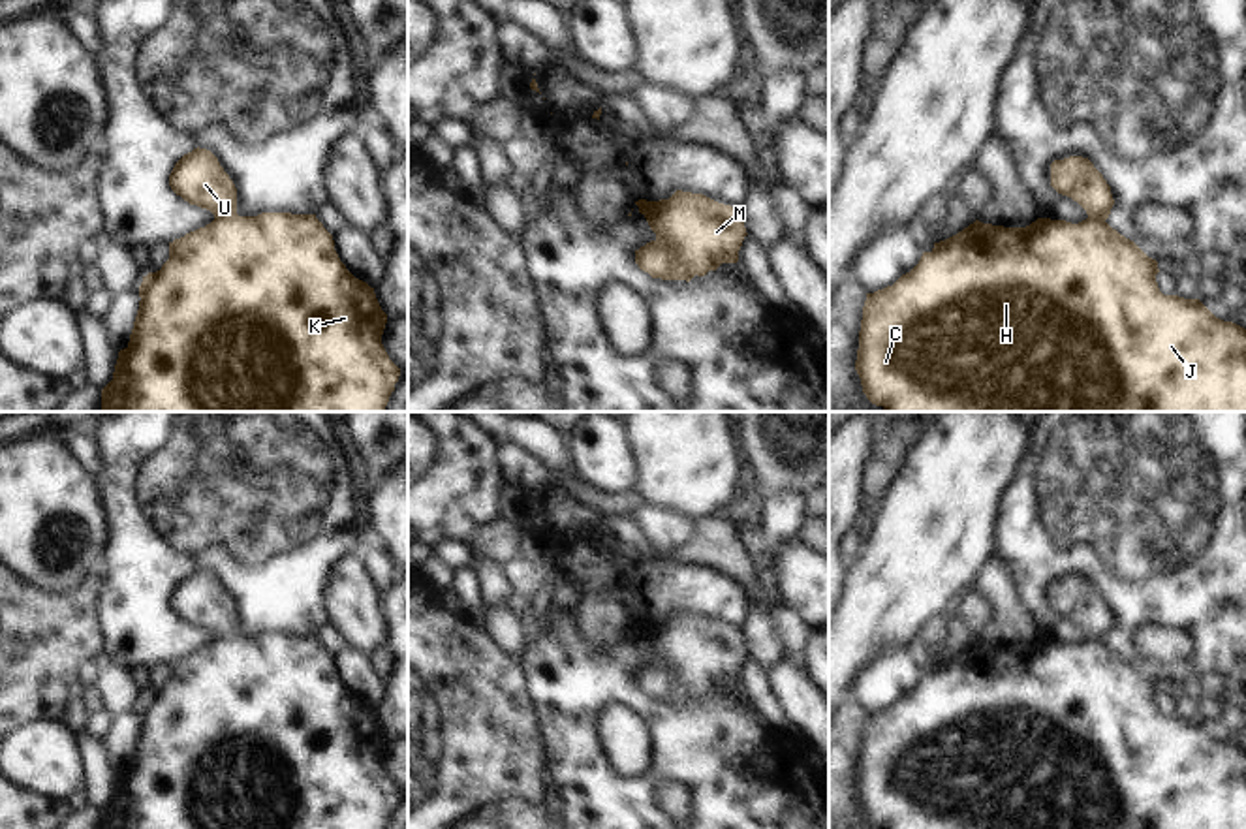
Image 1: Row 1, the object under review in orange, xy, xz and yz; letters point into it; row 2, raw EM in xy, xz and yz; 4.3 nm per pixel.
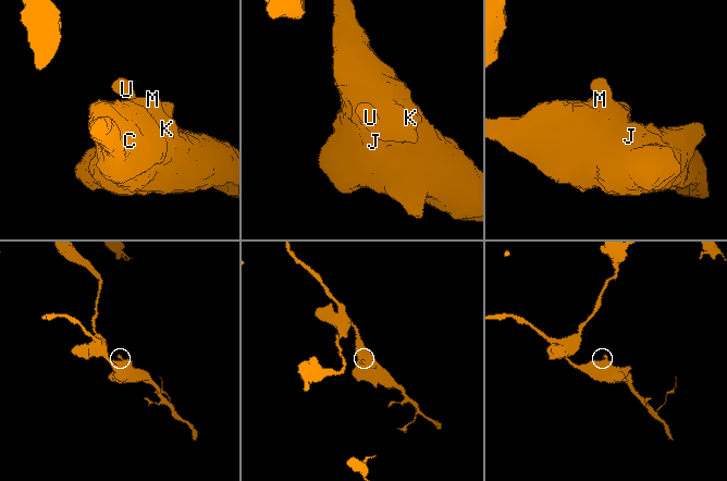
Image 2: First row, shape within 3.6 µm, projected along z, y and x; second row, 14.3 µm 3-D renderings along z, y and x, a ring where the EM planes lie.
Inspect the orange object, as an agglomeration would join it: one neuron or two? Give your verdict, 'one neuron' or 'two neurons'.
one neuron

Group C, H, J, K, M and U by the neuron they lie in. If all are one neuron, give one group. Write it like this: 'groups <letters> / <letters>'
groups C H J K M U

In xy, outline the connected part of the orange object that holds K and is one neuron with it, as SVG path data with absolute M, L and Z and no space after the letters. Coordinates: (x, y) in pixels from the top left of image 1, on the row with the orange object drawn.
M199 147L175 164L169 186L190 205L210 211L214 220L169 242L169 259L160 271L143 276L130 342L118 352L113 380L101 389L101 412L385 412L400 376L400 368L389 359L382 344L387 314L382 310L374 288L355 278L340 261L333 235L316 214L261 212L257 216L239 216L233 180L218 158Z

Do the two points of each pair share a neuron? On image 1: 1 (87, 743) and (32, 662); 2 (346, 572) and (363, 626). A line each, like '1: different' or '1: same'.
1: different
2: same

